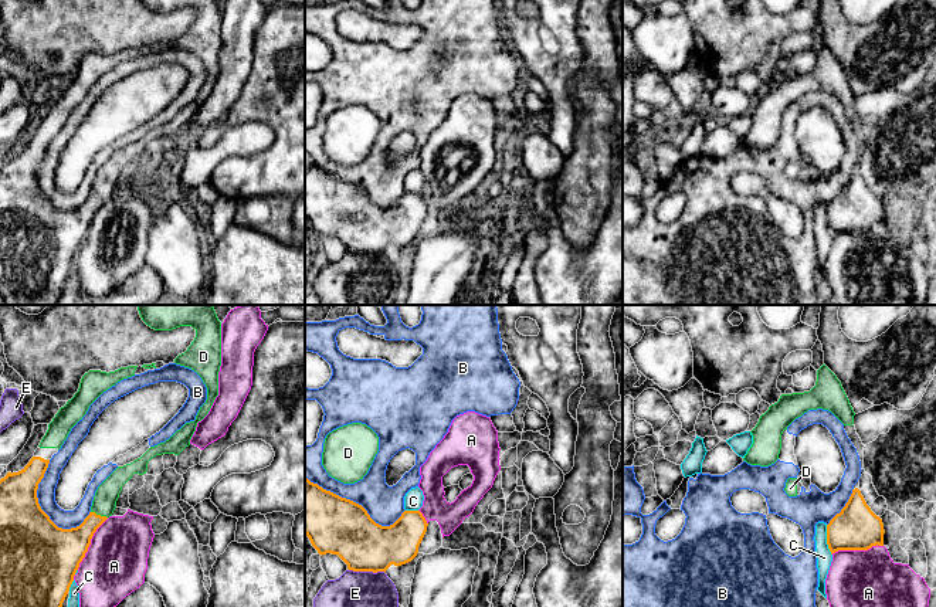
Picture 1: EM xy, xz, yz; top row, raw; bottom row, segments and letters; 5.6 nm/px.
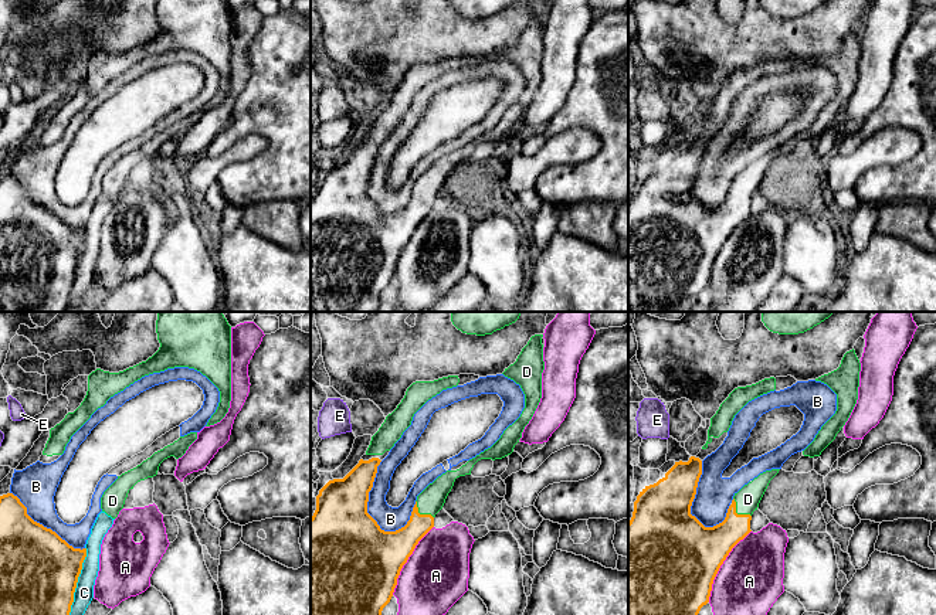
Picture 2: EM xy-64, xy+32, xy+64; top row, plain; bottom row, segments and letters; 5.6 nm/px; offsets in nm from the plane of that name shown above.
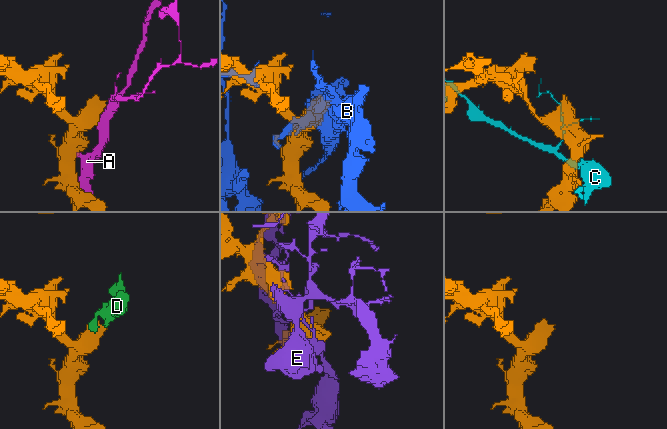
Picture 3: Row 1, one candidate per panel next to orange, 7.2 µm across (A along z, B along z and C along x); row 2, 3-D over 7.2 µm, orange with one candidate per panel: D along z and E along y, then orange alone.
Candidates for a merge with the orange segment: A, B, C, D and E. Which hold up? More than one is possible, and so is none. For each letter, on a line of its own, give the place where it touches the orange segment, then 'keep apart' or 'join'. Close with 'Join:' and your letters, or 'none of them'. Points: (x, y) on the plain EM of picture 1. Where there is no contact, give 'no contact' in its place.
A: meets orange in xy at (90, 226); keep apart
B: meets orange in xz at (355, 185); keep apart
C: meets orange in yz at (827, 223); keep apart
D: meets orange in xy at (99, 197); join
E: meets orange in xz at (368, 253); keep apart
Join: D

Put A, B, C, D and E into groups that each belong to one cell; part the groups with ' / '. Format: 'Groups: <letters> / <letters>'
Groups: A / B / C / D / E

